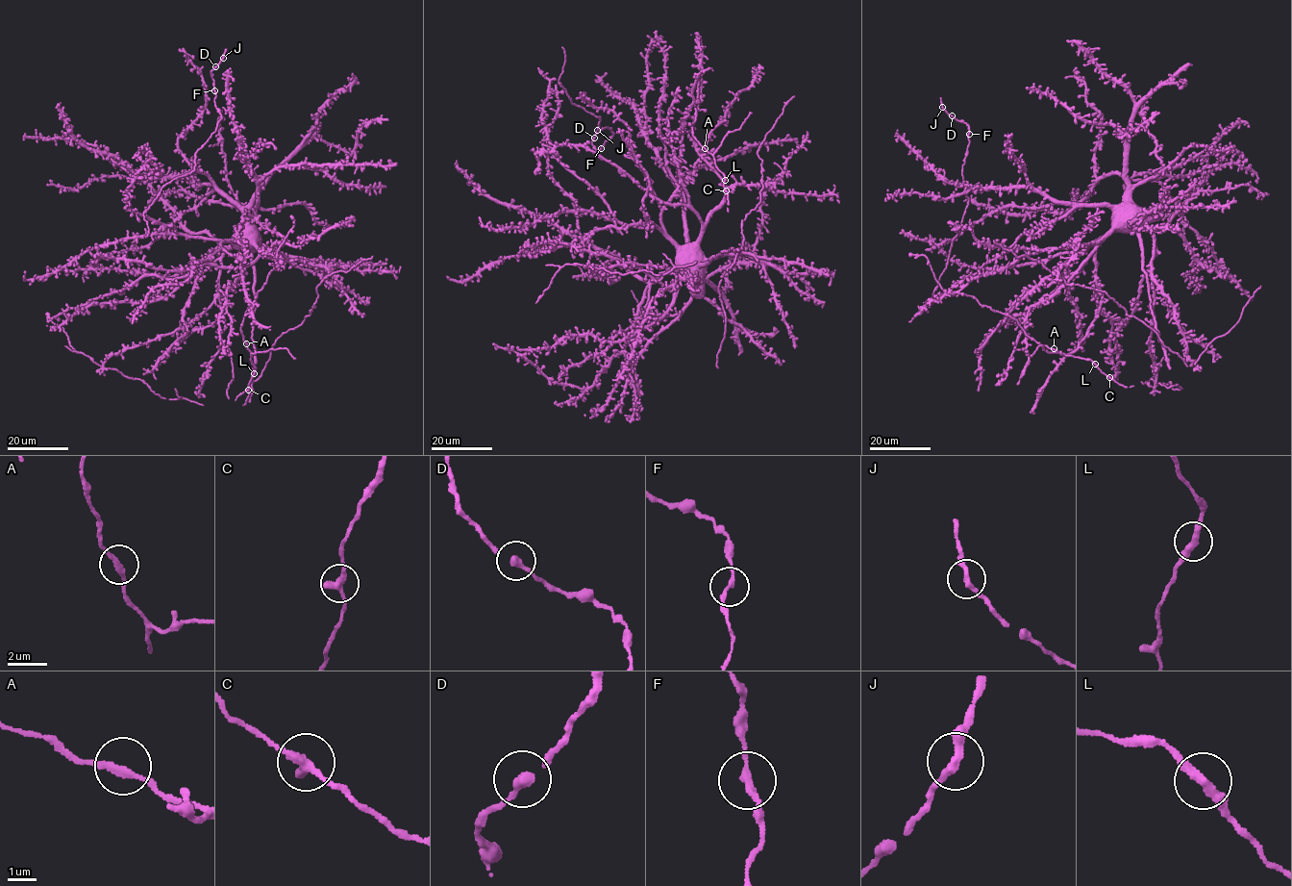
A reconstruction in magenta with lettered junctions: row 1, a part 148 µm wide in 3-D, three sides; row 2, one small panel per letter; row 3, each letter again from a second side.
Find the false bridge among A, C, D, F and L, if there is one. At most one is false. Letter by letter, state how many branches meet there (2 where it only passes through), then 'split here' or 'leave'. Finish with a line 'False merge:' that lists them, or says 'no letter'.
A: 2 branches meet; leave
C: 2 branches meet; leave
D: 2 branches meet; leave
F: 2 branches meet; leave
L: 2 branches meet; leave
False merge: no letter

